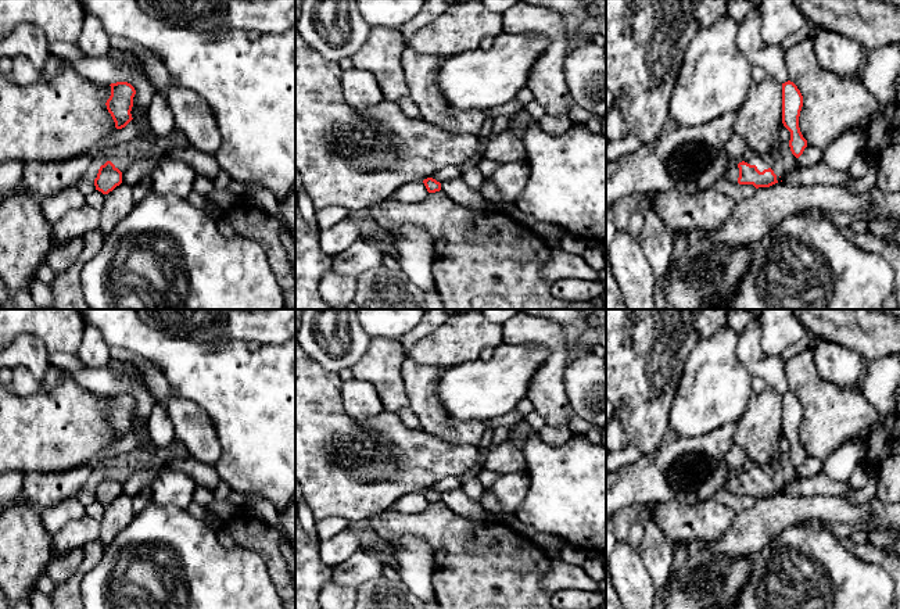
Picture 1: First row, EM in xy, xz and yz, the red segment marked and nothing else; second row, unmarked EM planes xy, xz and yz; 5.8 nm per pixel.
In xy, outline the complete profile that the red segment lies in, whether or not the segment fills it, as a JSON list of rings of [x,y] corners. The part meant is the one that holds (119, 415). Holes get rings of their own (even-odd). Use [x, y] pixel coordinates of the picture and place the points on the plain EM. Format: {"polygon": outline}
{"polygon": [[[128,393],[111,394],[111,406],[107,411],[105,416],[111,424],[115,438],[125,438],[132,429],[133,408],[136,405],[135,398]]]}

